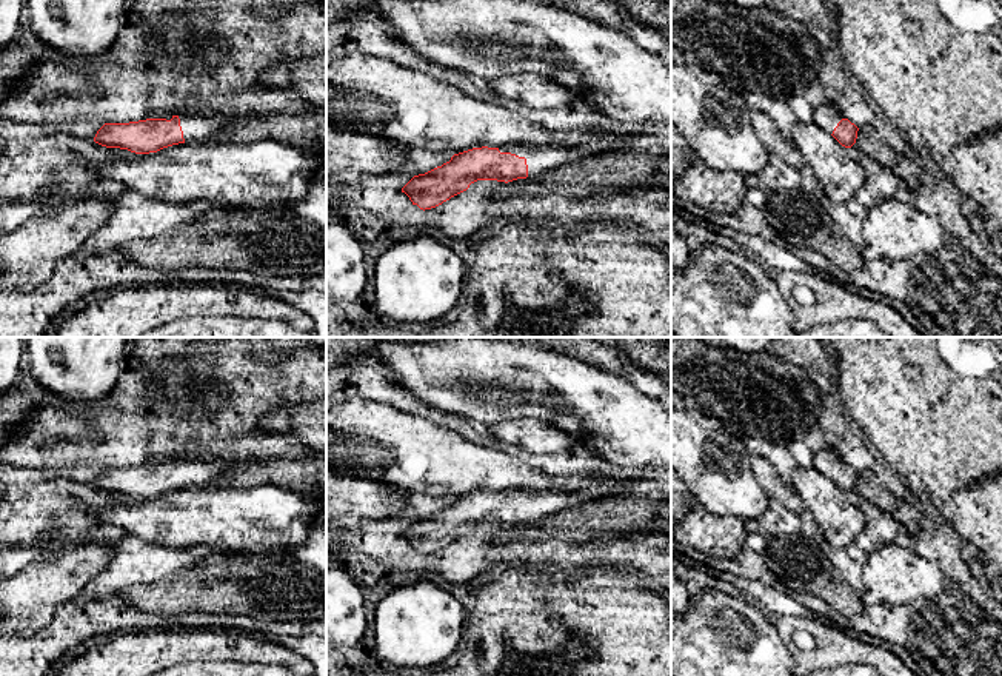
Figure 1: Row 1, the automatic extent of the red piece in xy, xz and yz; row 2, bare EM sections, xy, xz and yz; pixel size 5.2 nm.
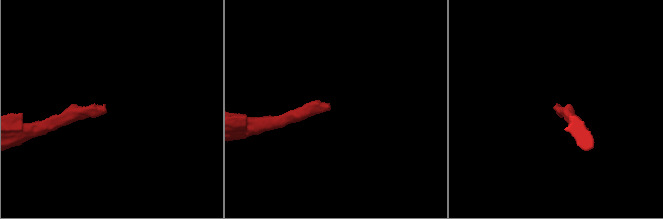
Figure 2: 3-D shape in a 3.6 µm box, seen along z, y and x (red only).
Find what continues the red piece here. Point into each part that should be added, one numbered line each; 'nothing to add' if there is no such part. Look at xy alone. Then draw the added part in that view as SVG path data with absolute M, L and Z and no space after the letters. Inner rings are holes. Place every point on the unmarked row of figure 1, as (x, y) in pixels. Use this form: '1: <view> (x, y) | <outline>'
1: xy (196, 471) | M192 456L180 457L179 463L185 487L211 485L229 467L222 460Z

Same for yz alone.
1: yz (827, 461) | M833 447L814 453L813 467L828 479L833 479L834 473L842 463L845 462L840 459L839 453Z

